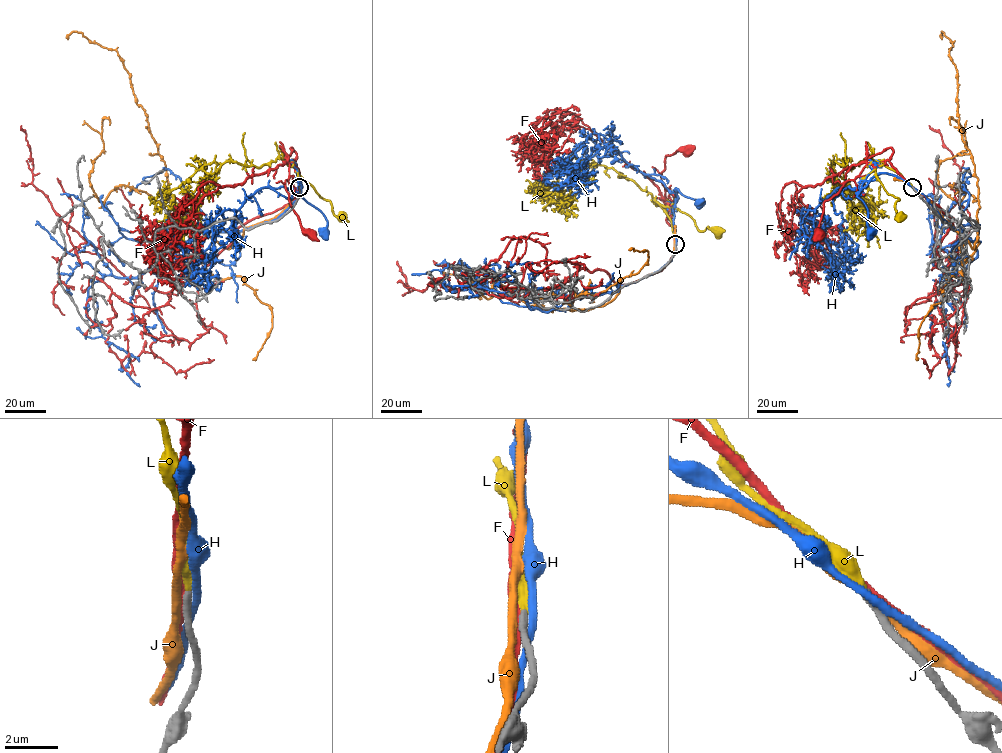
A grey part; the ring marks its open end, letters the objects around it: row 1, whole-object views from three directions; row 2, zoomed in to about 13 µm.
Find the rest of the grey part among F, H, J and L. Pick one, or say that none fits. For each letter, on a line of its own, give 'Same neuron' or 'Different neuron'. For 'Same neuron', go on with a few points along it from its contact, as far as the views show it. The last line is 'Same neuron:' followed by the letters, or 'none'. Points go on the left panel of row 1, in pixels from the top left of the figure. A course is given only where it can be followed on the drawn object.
F: Different neuron
H: Different neuron
J: Different neuron
L: Same neuron. Its course: (299, 187), (296, 170), (289, 161), (283, 160), (328, 200), (333, 213), (342, 218)
Same neuron: L

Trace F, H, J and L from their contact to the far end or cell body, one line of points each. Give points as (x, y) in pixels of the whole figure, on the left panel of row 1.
F: (299, 187), (295, 159), (295, 166), (289, 163), (285, 188), (300, 225), (312, 233)
H: (300, 188), (298, 173), (301, 196), (327, 221), (324, 233)
J: (299, 188), (221, 246), (170, 200), (123, 184), (98, 200), (90, 172), (109, 125)
L: (299, 187), (296, 170), (289, 161), (283, 160), (328, 200), (333, 213), (342, 218)

